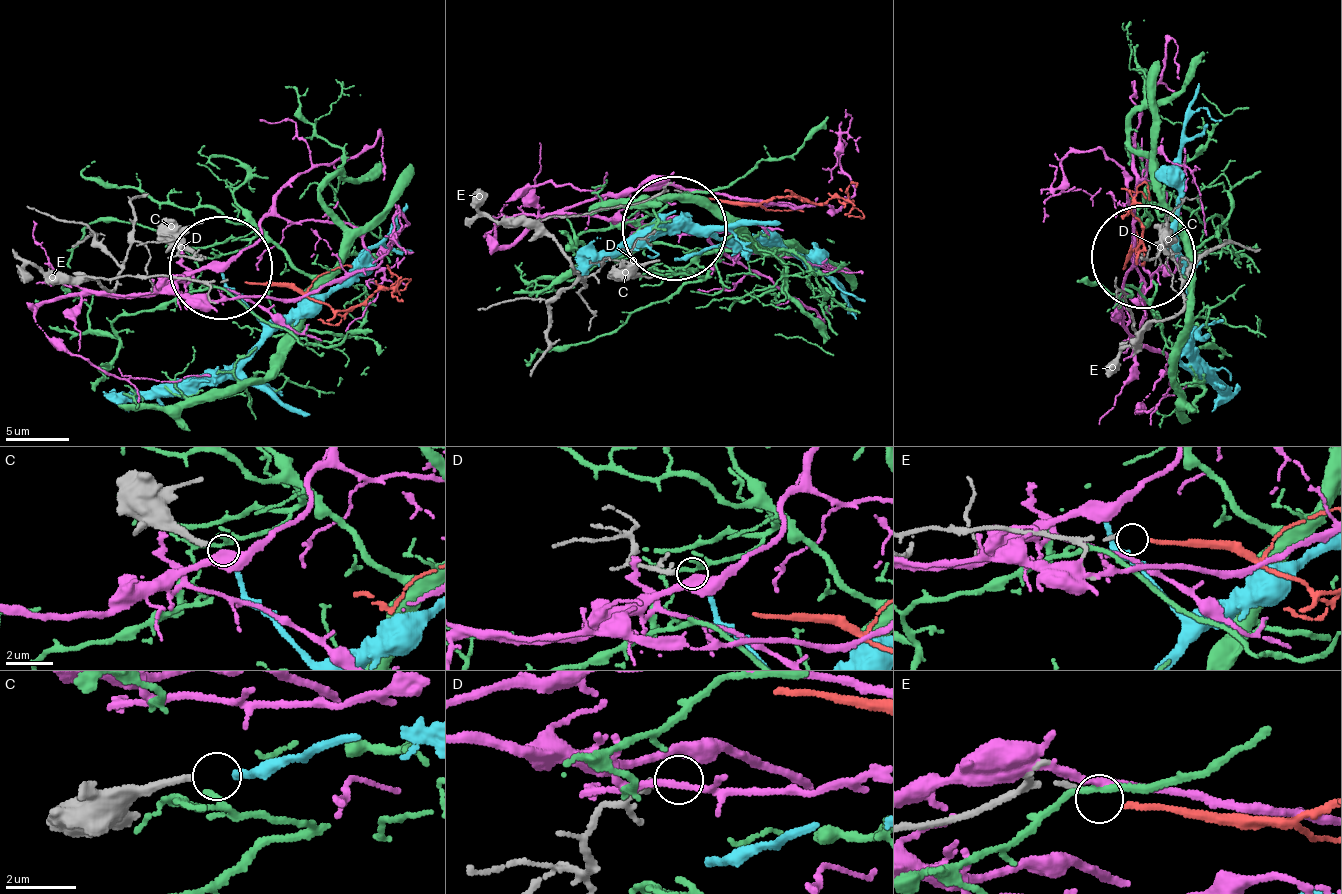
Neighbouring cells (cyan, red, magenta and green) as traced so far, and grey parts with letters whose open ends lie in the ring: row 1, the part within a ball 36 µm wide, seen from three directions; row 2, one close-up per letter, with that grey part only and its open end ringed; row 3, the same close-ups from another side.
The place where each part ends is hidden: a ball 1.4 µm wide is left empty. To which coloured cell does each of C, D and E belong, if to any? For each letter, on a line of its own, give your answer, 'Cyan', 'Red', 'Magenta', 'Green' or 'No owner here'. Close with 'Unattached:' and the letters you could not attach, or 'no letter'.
C: Cyan
D: No owner here
E: Red
Unattached: D

